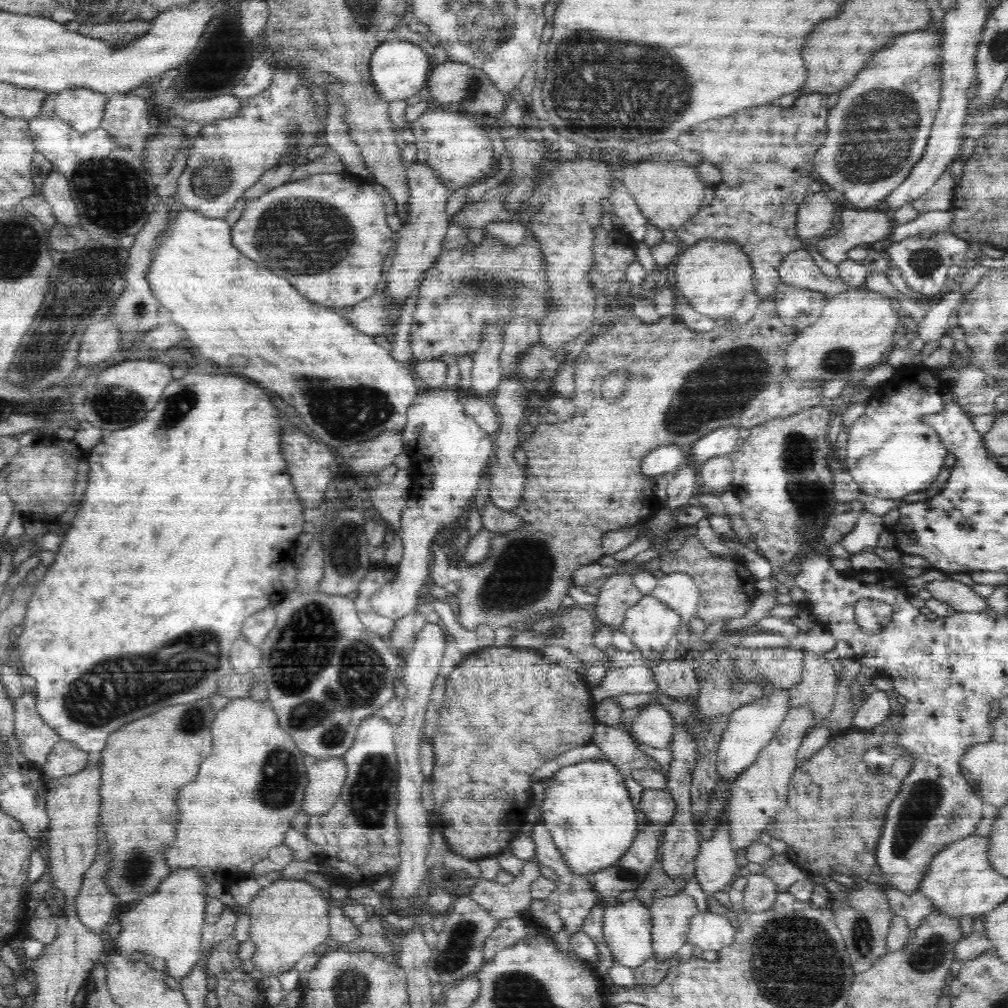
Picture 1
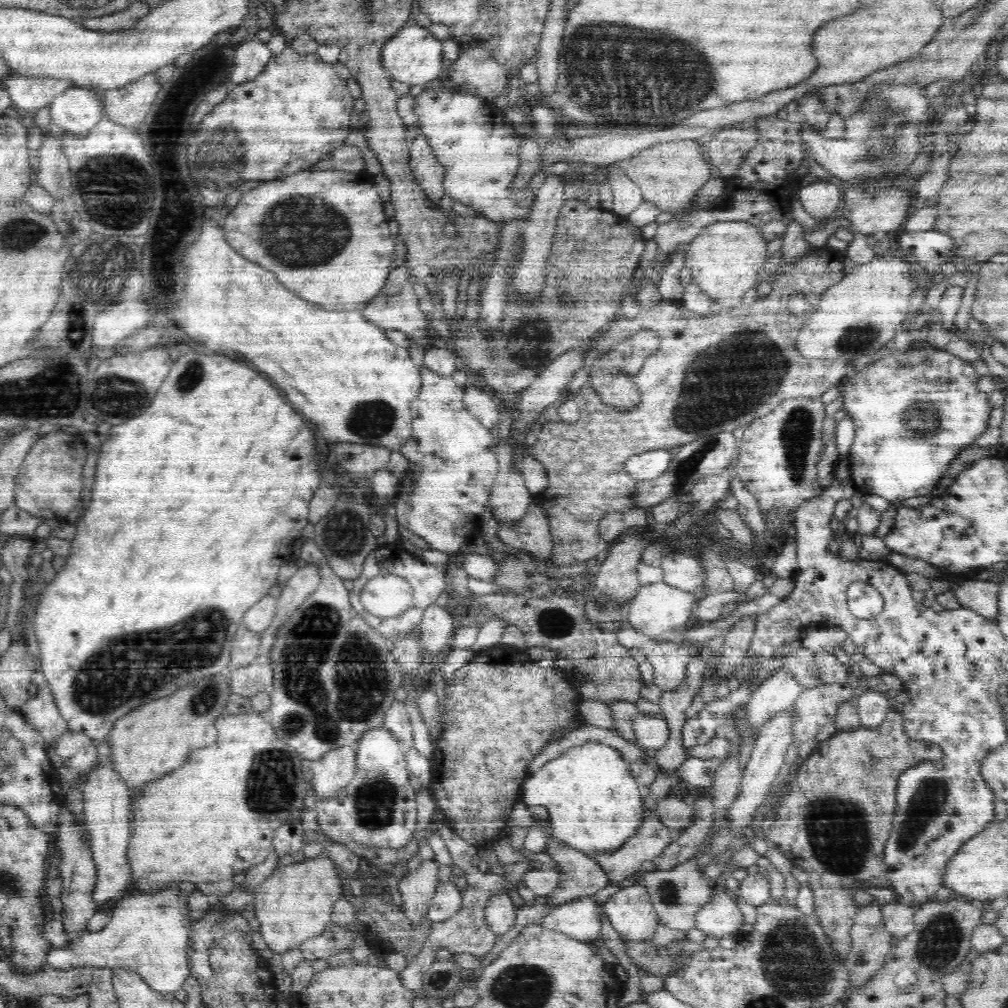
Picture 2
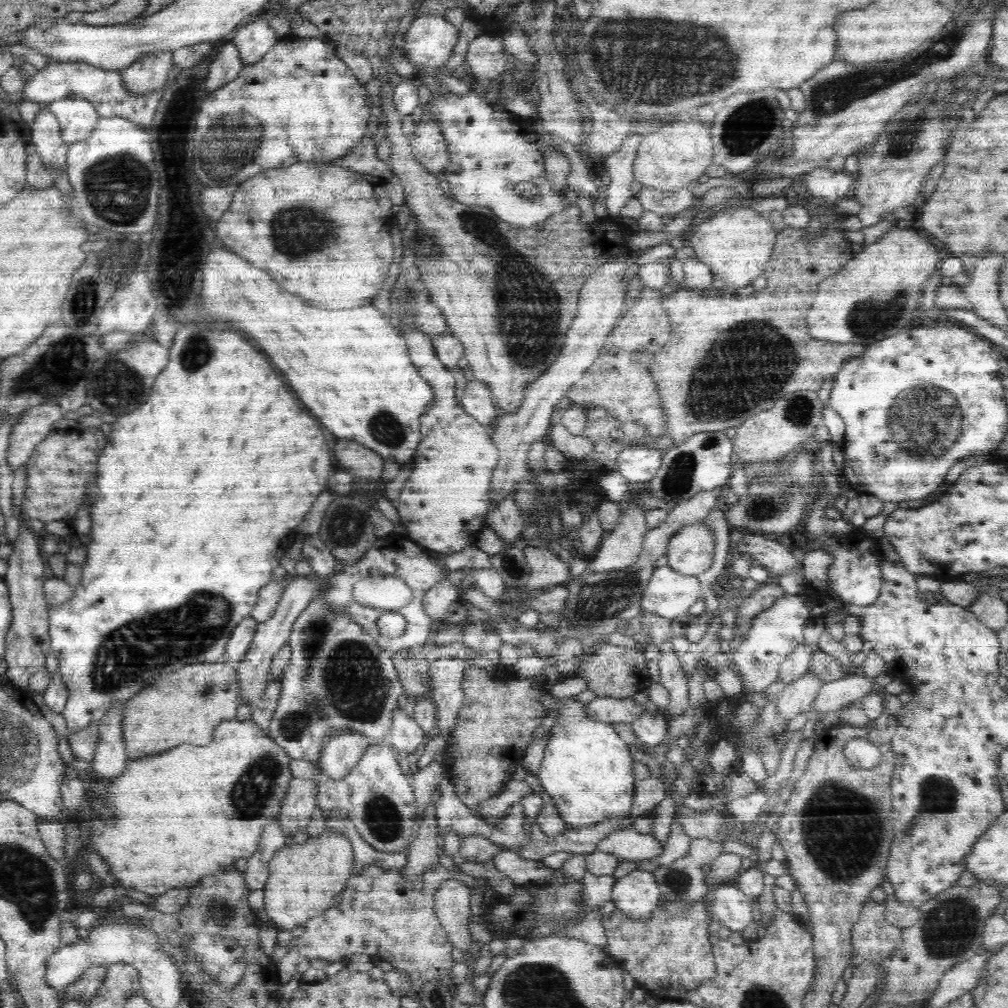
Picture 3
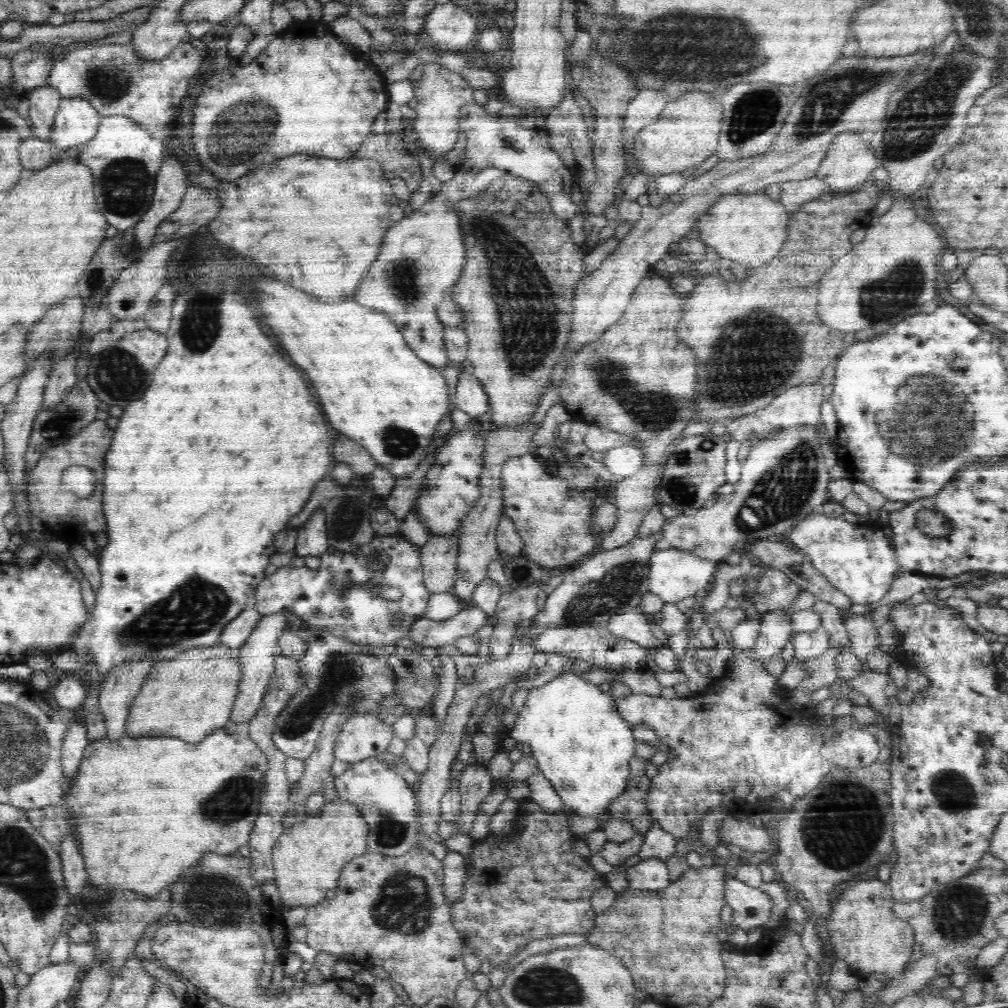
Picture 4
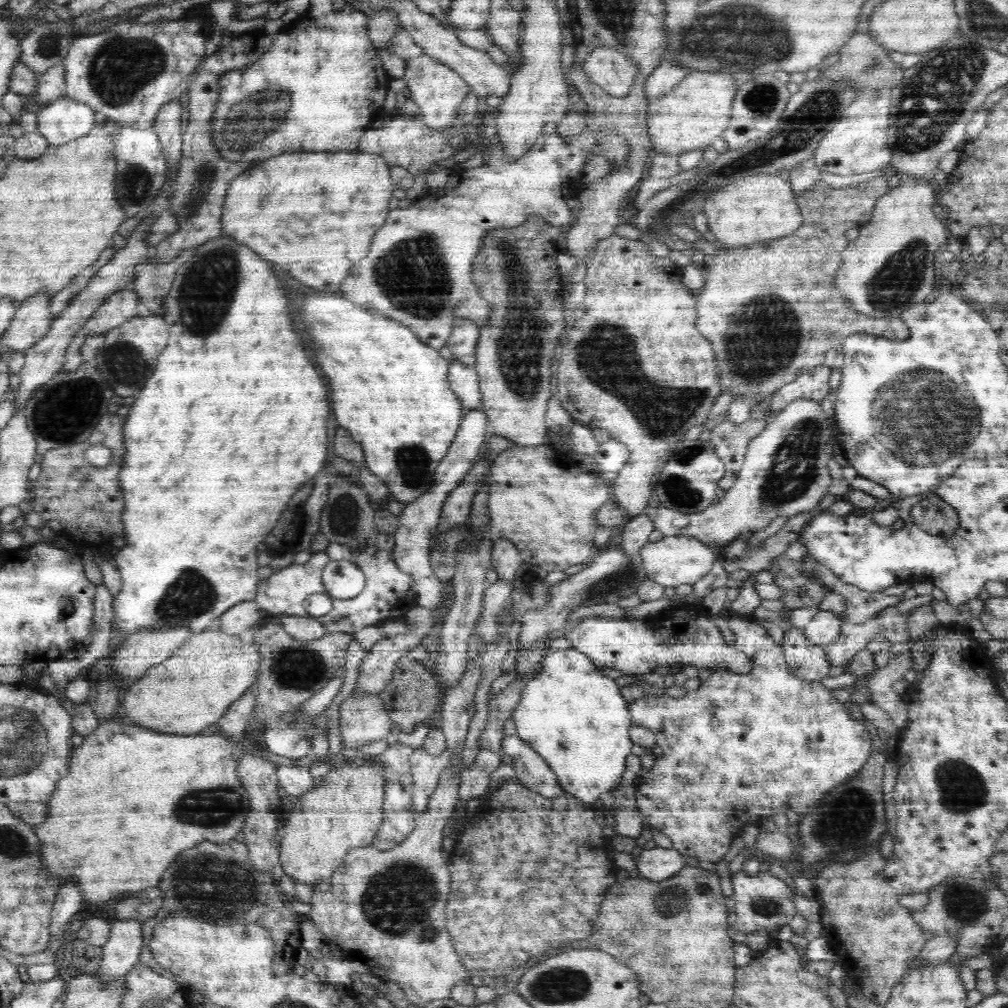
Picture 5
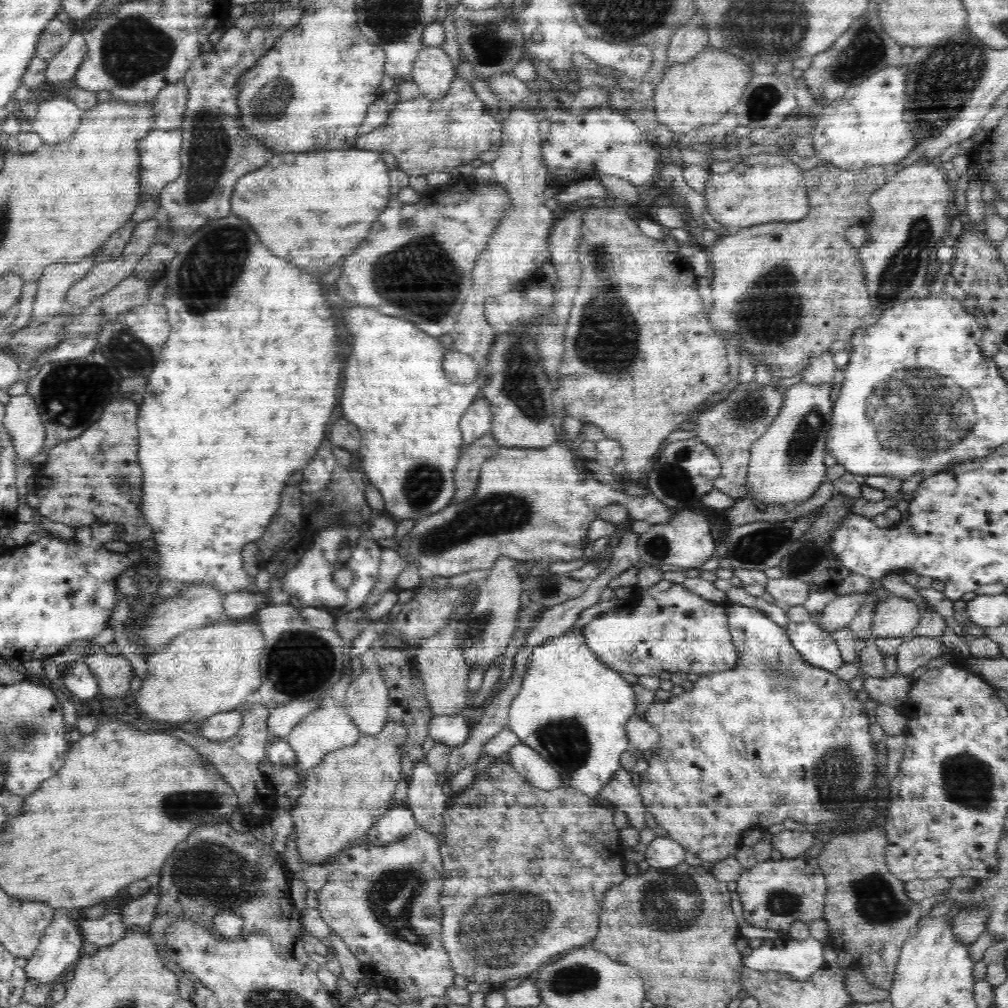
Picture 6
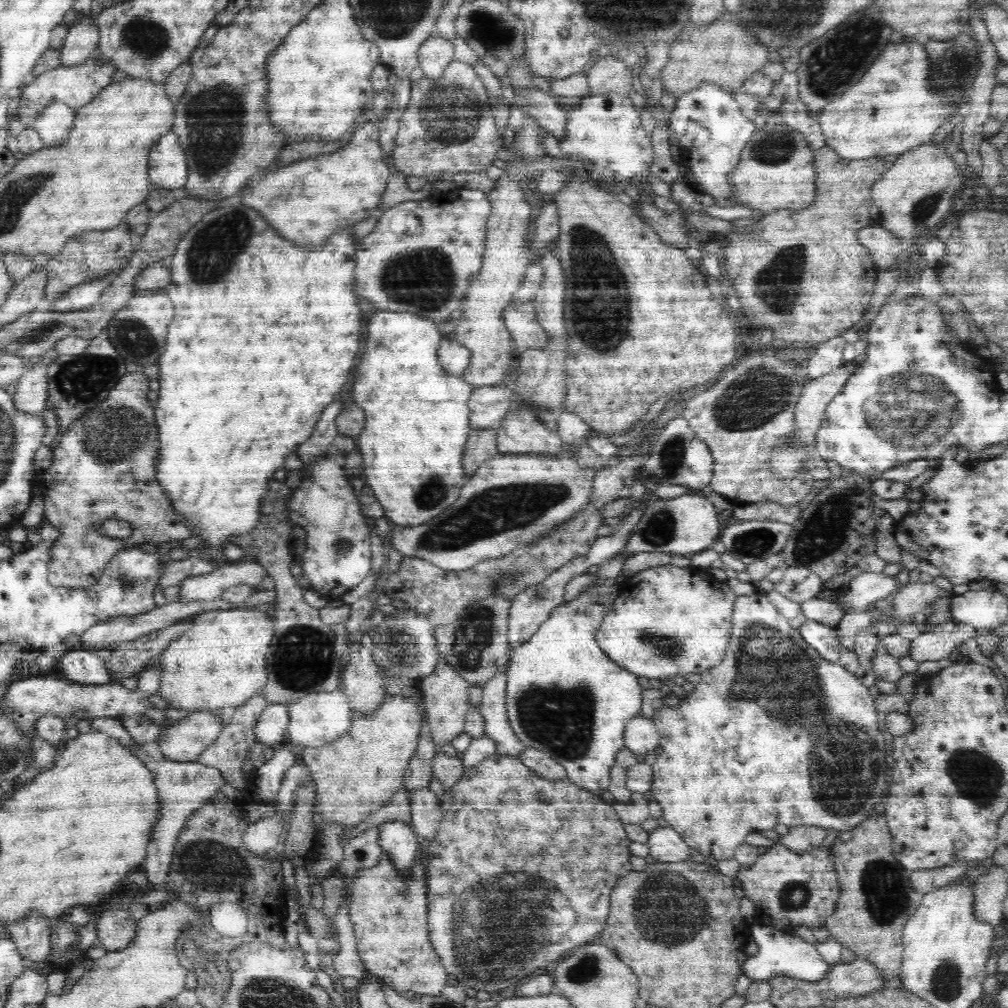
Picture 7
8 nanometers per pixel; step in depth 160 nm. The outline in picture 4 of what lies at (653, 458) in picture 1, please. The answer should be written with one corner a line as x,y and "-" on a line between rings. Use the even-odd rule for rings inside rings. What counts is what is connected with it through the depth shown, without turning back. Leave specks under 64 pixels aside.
616,446
616,448
610,448
604,453
603,463
613,474
613,479
636,474
644,466
644,453
633,446

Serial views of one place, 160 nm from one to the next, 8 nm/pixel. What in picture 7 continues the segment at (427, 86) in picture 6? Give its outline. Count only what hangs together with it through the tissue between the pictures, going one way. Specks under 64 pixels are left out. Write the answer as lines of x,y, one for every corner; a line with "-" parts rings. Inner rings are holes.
434,32
419,48
419,66
425,78
438,80
446,70
446,66
454,60
454,45
452,41
439,37

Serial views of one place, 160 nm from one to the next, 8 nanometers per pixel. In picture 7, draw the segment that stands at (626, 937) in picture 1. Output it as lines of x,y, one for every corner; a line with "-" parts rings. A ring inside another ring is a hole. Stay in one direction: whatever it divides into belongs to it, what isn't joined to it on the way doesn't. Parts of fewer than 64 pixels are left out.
670,826
658,827
649,833
649,854
655,861
680,862
689,858
690,847

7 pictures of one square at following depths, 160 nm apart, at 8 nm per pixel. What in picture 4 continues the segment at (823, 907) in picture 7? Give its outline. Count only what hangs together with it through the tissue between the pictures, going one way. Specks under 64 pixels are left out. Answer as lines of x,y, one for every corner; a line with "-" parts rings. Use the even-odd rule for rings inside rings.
732,872
725,878
725,904
732,908
733,924
746,932
752,928
762,928
772,910
772,901
766,893
744,884

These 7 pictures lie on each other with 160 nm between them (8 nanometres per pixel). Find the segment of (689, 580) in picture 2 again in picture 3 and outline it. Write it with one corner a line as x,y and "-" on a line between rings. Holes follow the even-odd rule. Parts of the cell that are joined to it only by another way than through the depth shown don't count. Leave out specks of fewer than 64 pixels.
702,522
684,526
668,542
665,558
667,565
678,574
698,576
712,564
714,539

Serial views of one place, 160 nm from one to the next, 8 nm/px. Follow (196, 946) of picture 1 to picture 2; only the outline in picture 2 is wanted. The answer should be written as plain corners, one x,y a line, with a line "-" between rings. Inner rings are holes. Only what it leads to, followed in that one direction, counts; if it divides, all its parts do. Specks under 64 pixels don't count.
170,883
154,894
122,897
106,928
98,932
87,932
77,937
70,946
48,950
48,964
56,970
92,965
113,969
124,969
138,973
152,989
160,994
170,994
183,988
190,977
188,944
190,924
188,897
181,894
176,883

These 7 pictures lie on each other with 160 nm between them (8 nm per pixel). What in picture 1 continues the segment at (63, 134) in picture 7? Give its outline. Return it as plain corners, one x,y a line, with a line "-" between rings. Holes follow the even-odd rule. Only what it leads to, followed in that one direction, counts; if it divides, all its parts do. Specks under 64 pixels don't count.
73,88
55,93
52,97
56,102
54,116
70,125
76,133
85,134
101,128
107,94

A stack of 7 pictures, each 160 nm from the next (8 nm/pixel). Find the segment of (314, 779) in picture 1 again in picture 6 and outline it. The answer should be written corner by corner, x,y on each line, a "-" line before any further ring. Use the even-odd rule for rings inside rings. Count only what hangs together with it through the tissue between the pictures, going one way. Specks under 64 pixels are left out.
369,649
361,657
362,673
348,687
343,705
364,735
377,736
389,721
389,692
379,673
379,650

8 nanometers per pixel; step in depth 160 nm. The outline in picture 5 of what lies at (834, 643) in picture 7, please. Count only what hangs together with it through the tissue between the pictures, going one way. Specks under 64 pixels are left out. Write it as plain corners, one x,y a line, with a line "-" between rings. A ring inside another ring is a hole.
789,628
782,646
789,671
800,680
821,682
832,669
826,659
826,647
810,645
802,629

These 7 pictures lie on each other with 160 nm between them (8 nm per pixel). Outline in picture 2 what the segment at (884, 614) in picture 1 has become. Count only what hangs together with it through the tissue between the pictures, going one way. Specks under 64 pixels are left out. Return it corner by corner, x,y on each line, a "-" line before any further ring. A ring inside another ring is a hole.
853,583
847,596
851,614
860,621
874,622
883,612
883,597
868,583

